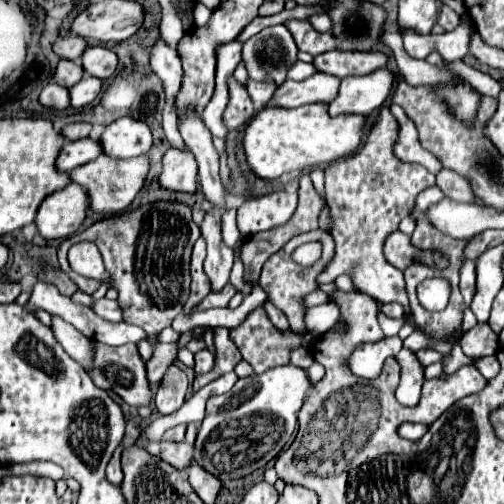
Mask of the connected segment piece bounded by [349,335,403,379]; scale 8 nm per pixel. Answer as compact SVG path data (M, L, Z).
M385 337L379 343L373 345L359 345L351 359L349 359L349 369L365 379L375 379L381 375L383 363L387 357L395 357L403 347L403 341L395 337Z

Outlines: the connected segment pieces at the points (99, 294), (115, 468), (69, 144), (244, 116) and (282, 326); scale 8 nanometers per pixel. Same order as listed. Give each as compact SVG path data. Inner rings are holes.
M79 243L69 249L69 265L75 269L79 275L87 275L93 279L101 279L103 285L92 294L94 300L105 297L111 288L109 284L110 276L105 273L101 253L93 243Z
M119 447L119 449L117 449L117 453L113 455L111 465L109 465L109 467L107 467L107 471L105 471L105 479L107 479L107 481L111 481L113 485L119 485L119 483L121 483L121 479L123 479L119 457L121 457L121 447Z
M77 139L77 141L65 141L59 157L57 157L57 169L59 171L71 171L79 165L85 165L93 159L97 159L103 153L99 139Z
M233 77L229 79L229 105L223 113L223 121L227 125L227 129L239 129L243 127L247 121L251 121L251 117L255 115L253 109L253 101L247 95L247 89L241 87Z
M265 301L265 309L267 309L267 315L269 315L271 323L273 323L281 333L287 333L287 331L289 331L289 323L285 321L285 315L283 315L279 309L273 309L273 305L269 305L269 301Z

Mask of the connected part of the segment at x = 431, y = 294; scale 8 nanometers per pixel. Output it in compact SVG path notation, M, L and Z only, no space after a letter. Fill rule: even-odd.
M441 277L425 279L417 287L417 297L419 297L419 303L423 305L423 309L443 311L449 303L449 297L451 297L451 285L447 279L441 279Z

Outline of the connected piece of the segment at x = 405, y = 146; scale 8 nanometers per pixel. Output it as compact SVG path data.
M391 107L391 113L397 117L397 121L401 125L401 133L399 133L399 139L397 139L397 145L395 145L397 157L401 161L419 163L425 169L429 169L433 175L437 175L443 169L443 165L433 153L429 153L427 149L421 147L413 121L409 121L409 117L405 117L405 111L401 107Z

